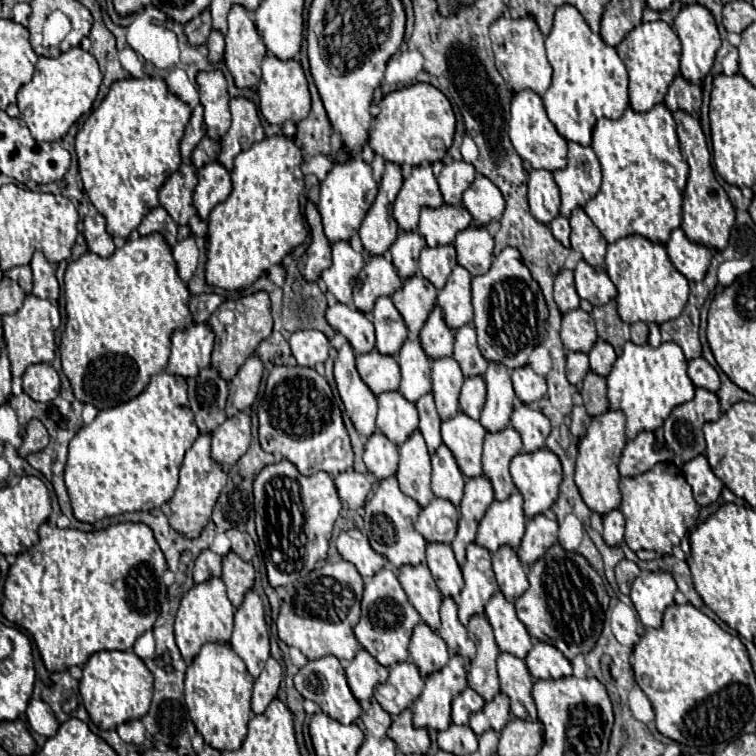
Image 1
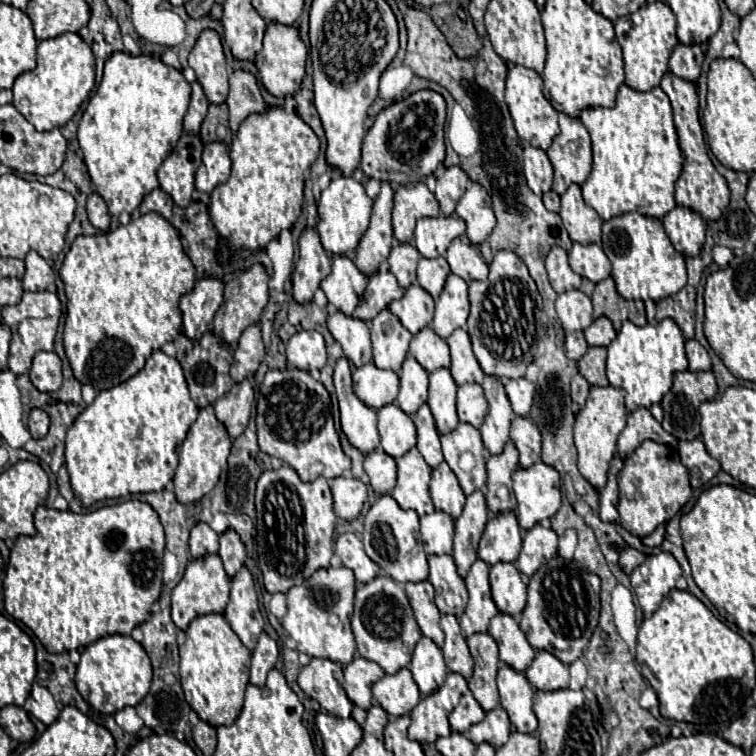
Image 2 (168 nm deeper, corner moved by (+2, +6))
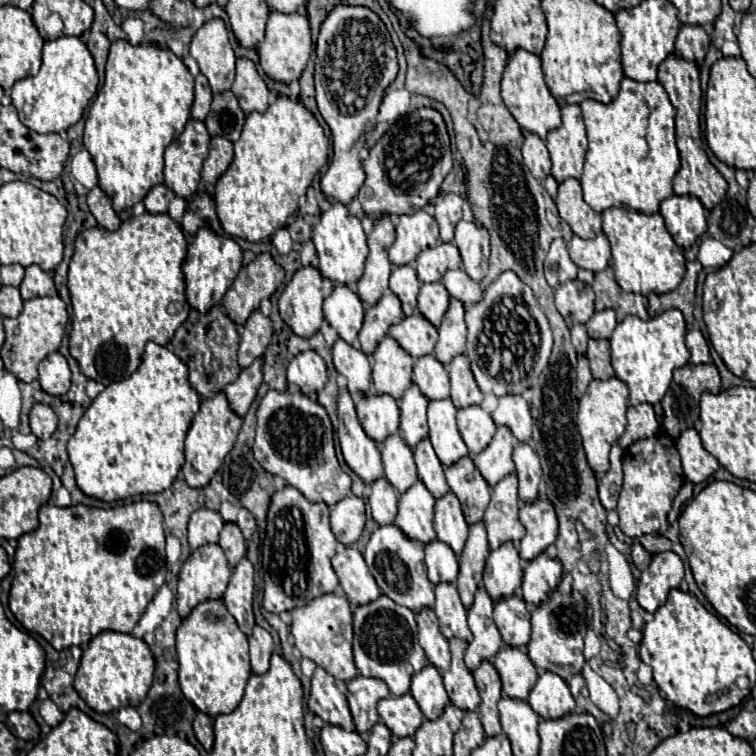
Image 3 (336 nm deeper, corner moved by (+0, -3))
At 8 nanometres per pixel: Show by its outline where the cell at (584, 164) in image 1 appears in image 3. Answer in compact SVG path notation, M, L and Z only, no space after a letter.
M565 104L561 108L563 124L547 134L547 148L551 152L551 174L557 182L565 178L581 178L583 160L587 152L585 124L579 104Z

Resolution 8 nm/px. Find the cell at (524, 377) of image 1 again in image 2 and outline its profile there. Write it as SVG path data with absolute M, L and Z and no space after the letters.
M519 377L519 379L503 379L507 397L513 405L515 415L529 415L531 403L533 403L533 395L535 395L535 383L531 383L527 377Z

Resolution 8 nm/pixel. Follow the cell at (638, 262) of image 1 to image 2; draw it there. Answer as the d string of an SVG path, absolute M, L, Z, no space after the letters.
M625 213L621 217L615 217L611 221L603 223L603 251L609 257L613 265L613 279L619 295L625 301L661 301L661 297L671 297L673 293L679 293L685 287L687 271L685 271L685 257L677 253L669 241L669 237L663 231L663 225L659 219L651 219L639 213Z

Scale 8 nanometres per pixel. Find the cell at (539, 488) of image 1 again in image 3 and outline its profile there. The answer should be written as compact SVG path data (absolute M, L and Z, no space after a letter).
M535 500L533 504L523 504L519 510L521 524L527 528L519 544L521 560L529 562L547 550L557 538L557 516L549 500Z

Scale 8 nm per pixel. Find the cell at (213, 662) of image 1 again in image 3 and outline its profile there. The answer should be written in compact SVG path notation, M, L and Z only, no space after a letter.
M205 600L183 618L177 628L177 662L181 690L197 710L219 716L229 714L241 702L245 684L251 676L247 636L239 630L235 618L221 600Z

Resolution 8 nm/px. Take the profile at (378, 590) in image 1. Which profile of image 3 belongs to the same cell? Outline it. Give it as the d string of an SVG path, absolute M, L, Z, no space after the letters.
M387 596L357 606L353 610L353 662L361 676L383 680L393 696L407 694L411 676L427 666L425 652L417 642L415 614L409 608L391 602Z

